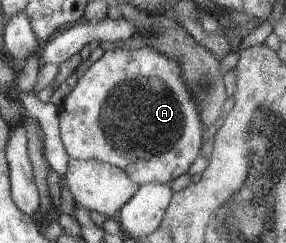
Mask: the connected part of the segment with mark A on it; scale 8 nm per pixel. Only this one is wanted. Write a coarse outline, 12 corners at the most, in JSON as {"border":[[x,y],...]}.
{"border":[[110,49],[59,108],[67,154],[172,183],[204,120],[184,68]]}

